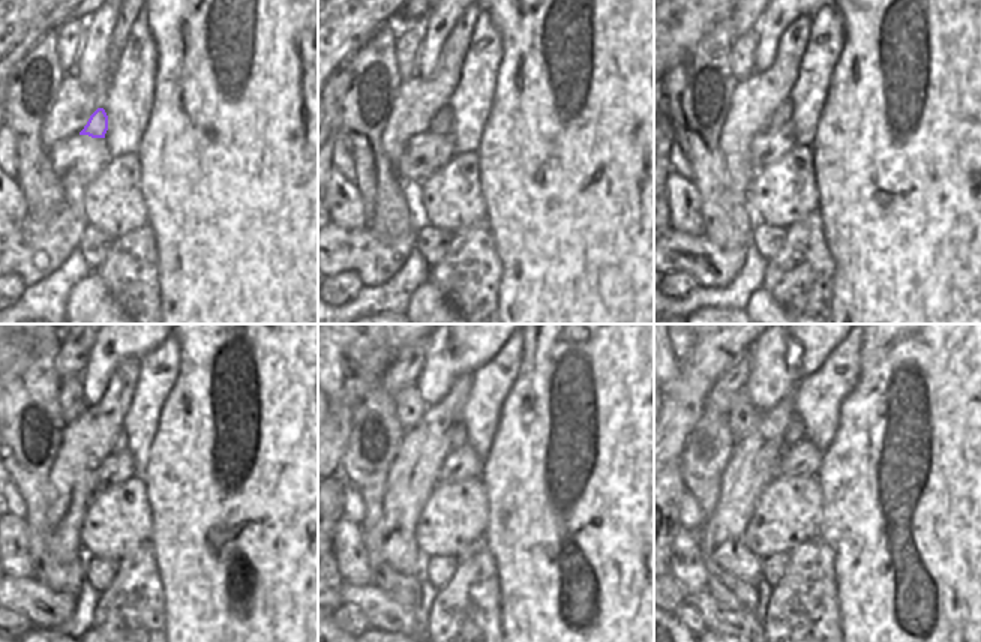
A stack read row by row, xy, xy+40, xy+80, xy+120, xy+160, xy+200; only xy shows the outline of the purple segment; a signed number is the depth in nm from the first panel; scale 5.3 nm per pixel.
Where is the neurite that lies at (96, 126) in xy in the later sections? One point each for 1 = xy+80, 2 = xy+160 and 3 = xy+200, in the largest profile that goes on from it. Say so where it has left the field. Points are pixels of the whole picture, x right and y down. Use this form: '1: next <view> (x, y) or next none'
1: next xy+80 (782, 116)
2: next xy+160 (458, 437)
3: next xy+200 (795, 432)

